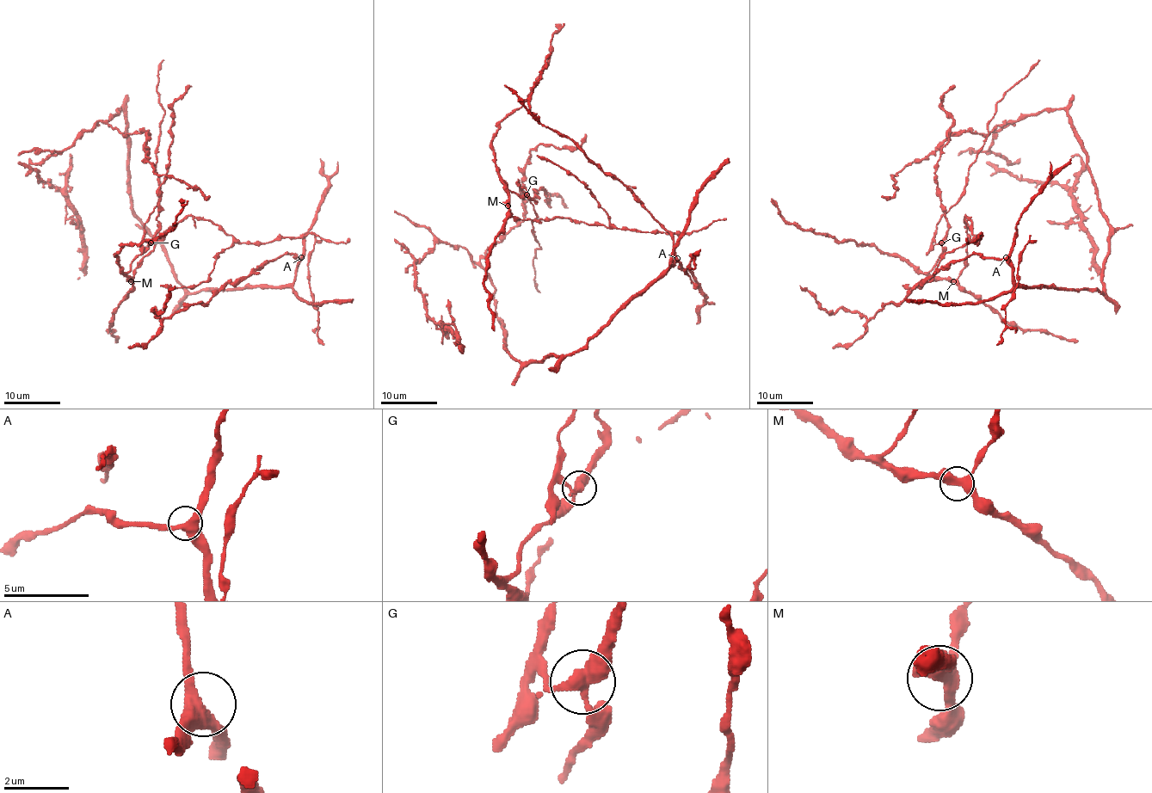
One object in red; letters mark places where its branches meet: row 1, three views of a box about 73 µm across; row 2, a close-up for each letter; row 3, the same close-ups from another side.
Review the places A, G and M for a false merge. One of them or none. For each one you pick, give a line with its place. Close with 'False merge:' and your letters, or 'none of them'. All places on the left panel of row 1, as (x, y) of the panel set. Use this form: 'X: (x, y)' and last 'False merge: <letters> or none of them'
G: (150, 242)
False merge: G

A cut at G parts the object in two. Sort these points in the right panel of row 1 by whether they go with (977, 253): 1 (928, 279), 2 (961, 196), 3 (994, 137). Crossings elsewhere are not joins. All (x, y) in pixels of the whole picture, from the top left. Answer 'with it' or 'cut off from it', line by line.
1: with it
2: cut off from it
3: with it

